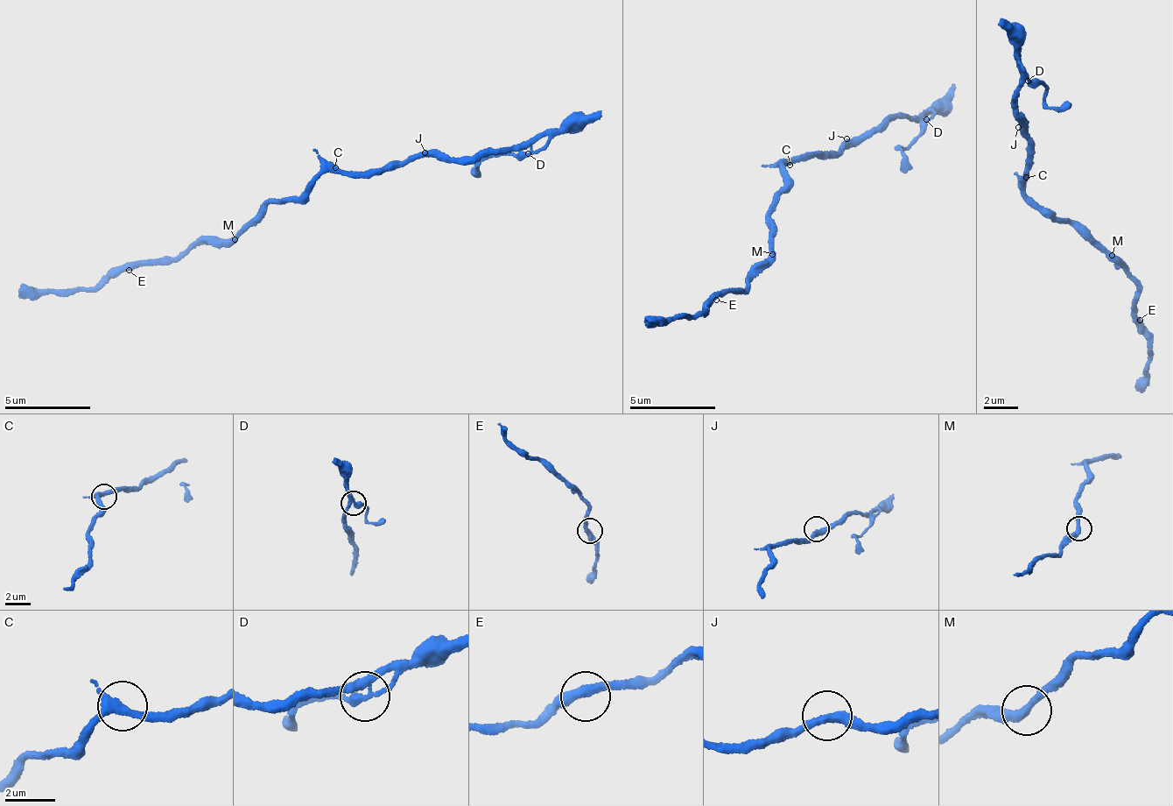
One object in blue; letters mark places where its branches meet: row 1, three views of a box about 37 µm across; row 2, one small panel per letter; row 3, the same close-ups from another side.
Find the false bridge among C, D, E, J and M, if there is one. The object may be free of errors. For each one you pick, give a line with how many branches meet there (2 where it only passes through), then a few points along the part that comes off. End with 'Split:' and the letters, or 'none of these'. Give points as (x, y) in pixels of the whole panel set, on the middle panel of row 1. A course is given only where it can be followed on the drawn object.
Split: none of these

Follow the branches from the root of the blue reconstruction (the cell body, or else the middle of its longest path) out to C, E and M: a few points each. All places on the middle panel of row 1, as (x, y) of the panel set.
C: (783, 183), (783, 167), (790, 165)
E: (783, 183), (783, 194), (771, 211), (773, 237), (769, 265), (741, 291), (731, 288), (716, 300)
M: (783, 183), (783, 194), (771, 211), (772, 254)

